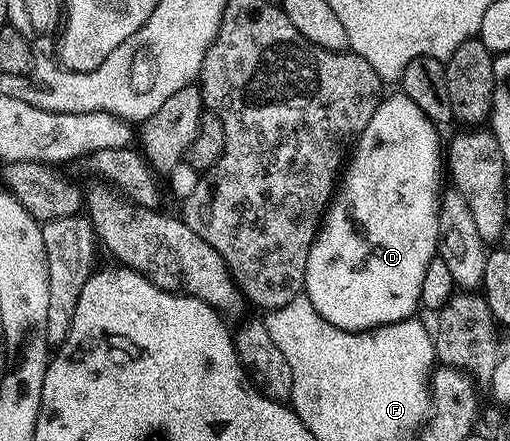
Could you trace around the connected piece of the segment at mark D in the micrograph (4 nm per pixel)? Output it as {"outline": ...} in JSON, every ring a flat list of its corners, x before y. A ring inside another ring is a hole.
{"outline":[[394,92,377,105,375,116,367,124,360,138,355,143,355,149,343,170,343,177,336,187,335,193,326,209,325,217,321,220,321,228,307,256,307,272,305,273,304,297,315,304,315,312,323,316,335,328,344,330,371,330,374,326,385,326,388,322,401,322,404,318,414,317,421,306,423,292,423,275,427,273,427,264,437,257,437,241,439,240,439,204,443,193,441,172,443,176,443,150,437,147,438,127,426,118,423,111,408,98,406,94]]}

